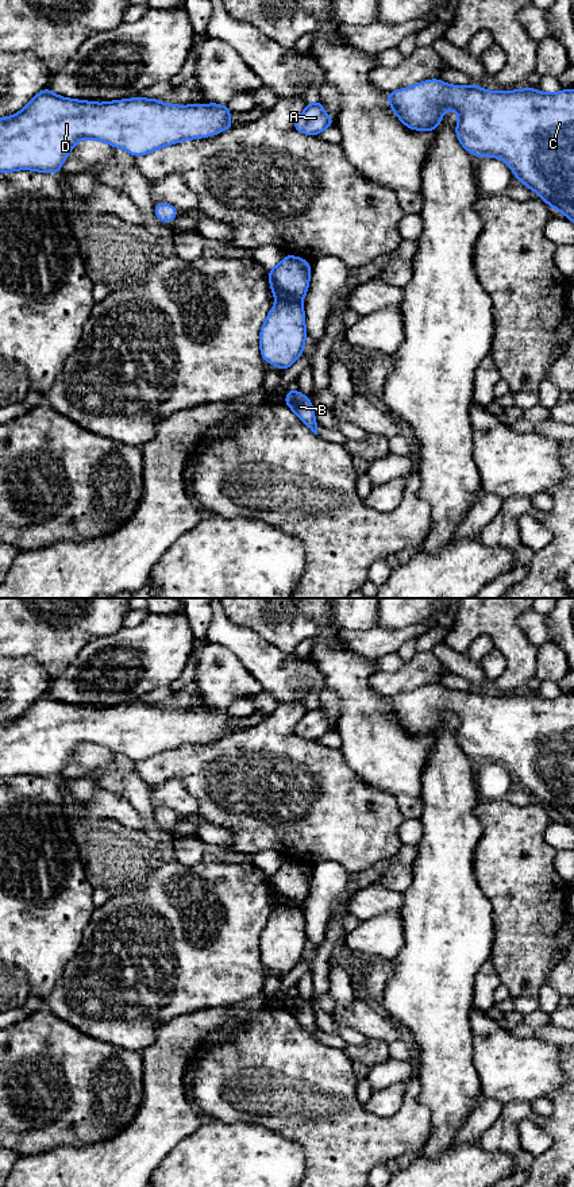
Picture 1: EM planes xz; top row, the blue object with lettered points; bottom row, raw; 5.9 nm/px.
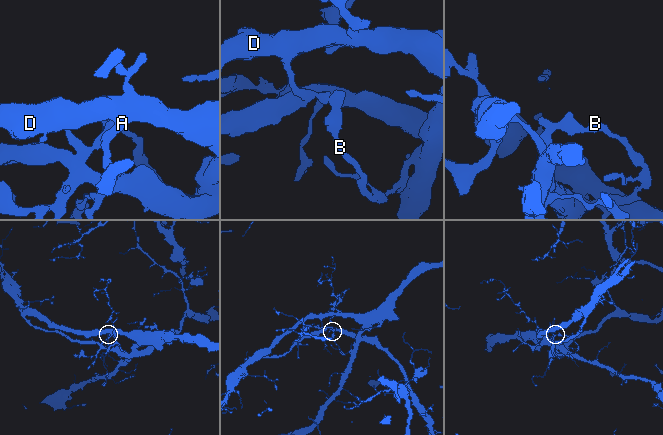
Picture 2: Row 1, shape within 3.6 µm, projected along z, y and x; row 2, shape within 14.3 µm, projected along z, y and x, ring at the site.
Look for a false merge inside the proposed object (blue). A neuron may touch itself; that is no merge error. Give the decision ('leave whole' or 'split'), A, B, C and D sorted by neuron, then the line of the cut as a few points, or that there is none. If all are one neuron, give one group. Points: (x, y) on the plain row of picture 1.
split; A C D / B; cut in xz along (277, 904), (300, 908)

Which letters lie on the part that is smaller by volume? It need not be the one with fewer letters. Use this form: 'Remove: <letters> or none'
Remove: B

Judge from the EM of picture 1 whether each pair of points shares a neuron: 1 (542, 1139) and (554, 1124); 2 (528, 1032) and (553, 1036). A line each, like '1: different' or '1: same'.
1: different
2: same

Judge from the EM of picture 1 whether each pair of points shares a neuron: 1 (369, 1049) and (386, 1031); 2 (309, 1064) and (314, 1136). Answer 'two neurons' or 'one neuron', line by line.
1: two neurons
2: one neuron

